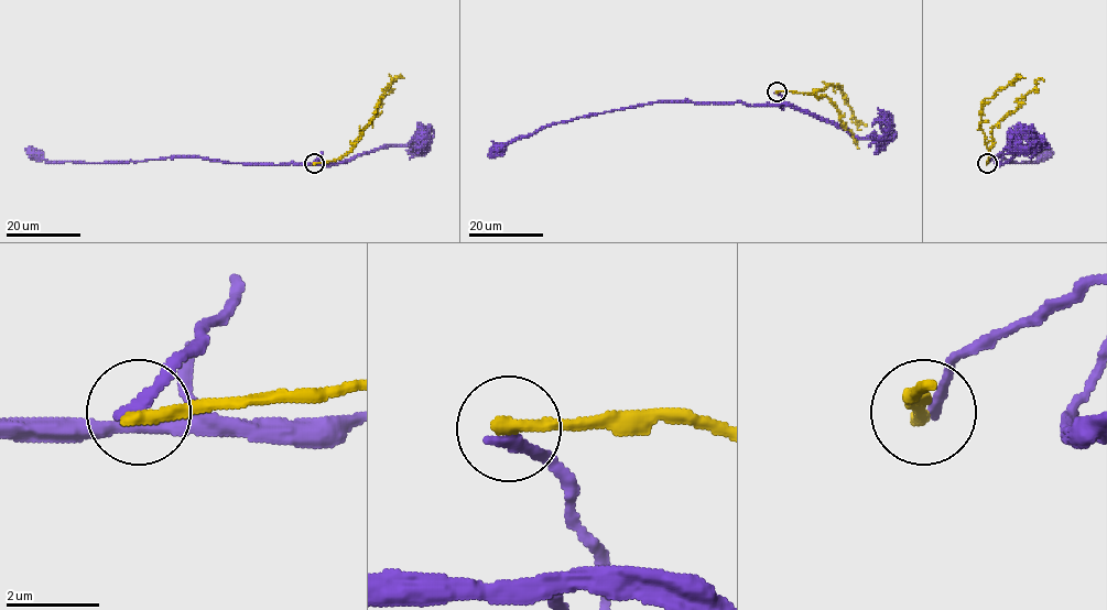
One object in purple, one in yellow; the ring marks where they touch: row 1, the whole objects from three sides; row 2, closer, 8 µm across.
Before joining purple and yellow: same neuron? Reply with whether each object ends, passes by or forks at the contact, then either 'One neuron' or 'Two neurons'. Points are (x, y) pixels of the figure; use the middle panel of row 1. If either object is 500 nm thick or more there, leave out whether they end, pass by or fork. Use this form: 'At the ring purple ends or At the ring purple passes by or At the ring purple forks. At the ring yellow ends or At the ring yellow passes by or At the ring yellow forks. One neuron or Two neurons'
At the ring purple ends. At the ring yellow ends. Two neurons

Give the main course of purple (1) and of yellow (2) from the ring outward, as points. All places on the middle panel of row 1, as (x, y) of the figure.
1: (777, 93), (782, 108), (739, 101), (652, 101), (589, 113), (542, 127), (497, 145), (487, 155)
2: (777, 91), (814, 94), (831, 84), (839, 86), (854, 117), (867, 123)

